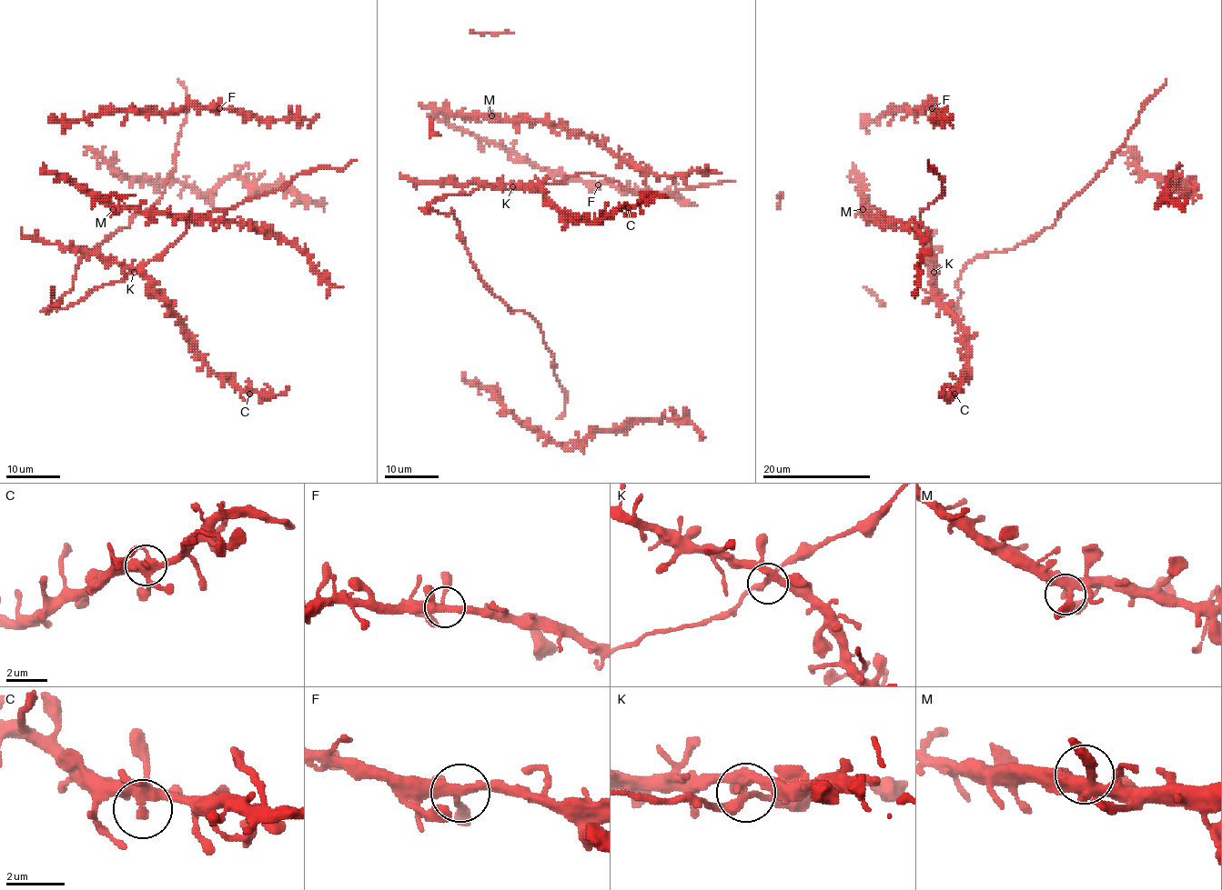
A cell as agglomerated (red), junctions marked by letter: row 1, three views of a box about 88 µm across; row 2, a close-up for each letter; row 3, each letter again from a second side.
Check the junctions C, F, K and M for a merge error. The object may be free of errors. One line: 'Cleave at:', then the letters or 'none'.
Cleave at: none

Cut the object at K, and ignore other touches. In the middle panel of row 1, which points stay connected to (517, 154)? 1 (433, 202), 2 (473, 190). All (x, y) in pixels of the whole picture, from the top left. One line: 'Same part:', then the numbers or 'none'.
Same part: none

